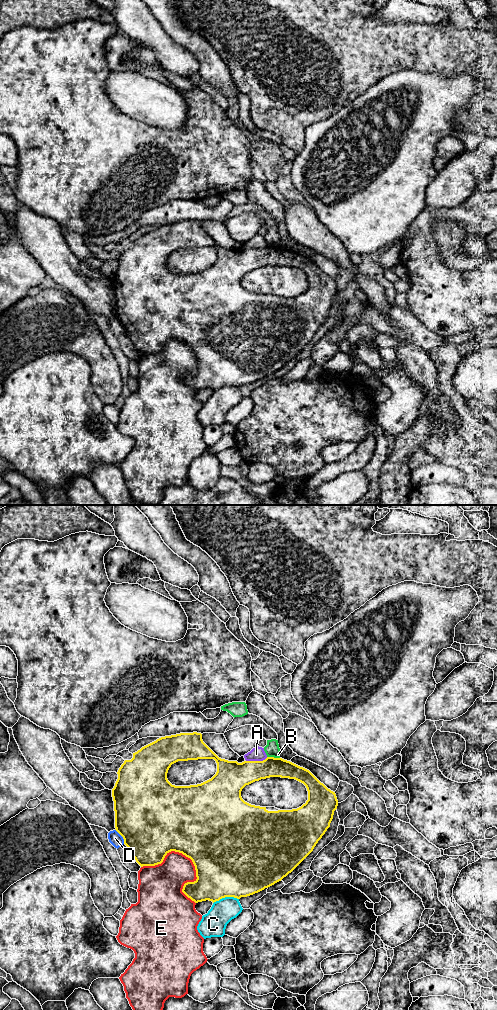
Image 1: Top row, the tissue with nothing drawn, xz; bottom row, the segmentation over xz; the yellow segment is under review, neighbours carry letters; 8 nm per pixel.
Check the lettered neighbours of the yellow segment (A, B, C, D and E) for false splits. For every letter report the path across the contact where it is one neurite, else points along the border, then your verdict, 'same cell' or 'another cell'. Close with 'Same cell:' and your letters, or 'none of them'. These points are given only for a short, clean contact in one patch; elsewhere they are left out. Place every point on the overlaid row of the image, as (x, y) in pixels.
A: another cell
B: another cell
C: another cell
D: another cell
E: another cell
Same cell: none of them

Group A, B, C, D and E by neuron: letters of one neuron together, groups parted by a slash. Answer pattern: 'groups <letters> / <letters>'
groups A / B E / C / D

